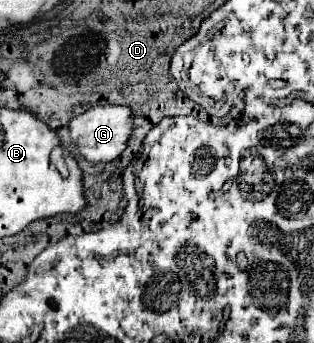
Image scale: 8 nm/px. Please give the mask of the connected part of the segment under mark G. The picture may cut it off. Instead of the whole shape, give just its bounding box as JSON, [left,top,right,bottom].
[70,106,134,164]

